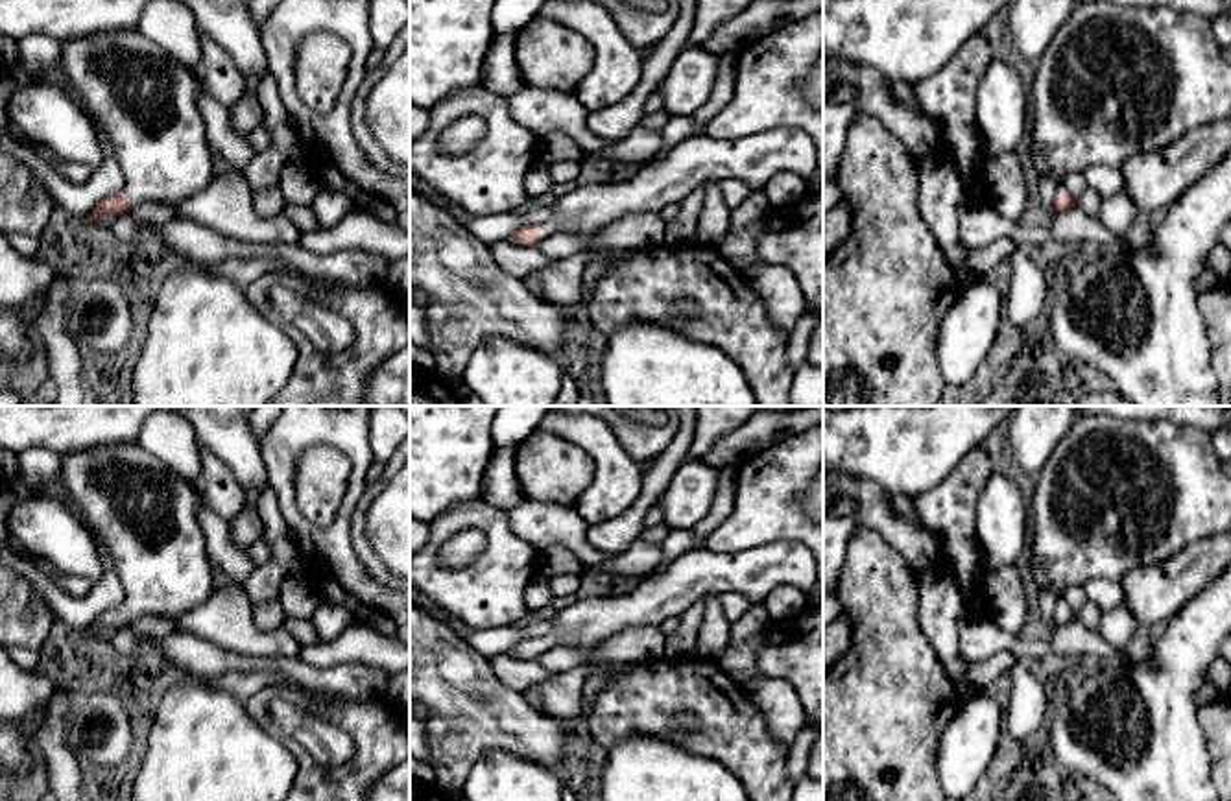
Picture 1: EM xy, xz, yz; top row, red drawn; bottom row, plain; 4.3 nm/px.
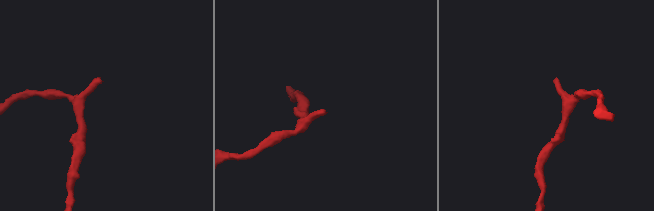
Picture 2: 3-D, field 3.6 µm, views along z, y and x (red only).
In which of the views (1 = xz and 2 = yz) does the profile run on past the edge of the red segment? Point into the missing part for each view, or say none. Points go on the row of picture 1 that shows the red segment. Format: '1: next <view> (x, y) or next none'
1: next xz (700, 159)
2: next yz (1115, 82)

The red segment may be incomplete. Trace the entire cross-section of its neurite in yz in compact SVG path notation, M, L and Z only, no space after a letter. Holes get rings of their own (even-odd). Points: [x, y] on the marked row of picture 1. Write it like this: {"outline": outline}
{"outline": "M1076 4L1035 65L1034 164L1059 179L1054 212L1076 205L1063 179L1093 164L1118 168L1126 159L1161 149L1189 131L1231 118L1231 65L1211 20L1166 6Z"}

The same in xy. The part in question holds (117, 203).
{"outline": "M140 30L61 42L59 66L105 131L125 186L87 216L118 218L142 201L179 203L214 179L214 153L197 109L199 83Z"}

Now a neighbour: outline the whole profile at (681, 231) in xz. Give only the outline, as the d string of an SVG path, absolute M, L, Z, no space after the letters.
M705 185L694 188L681 203L677 216L666 225L661 242L663 251L677 251L696 245L698 220L703 210Z

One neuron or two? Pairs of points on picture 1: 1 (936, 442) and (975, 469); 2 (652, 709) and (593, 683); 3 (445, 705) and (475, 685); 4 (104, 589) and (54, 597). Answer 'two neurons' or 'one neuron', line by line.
1: two neurons
2: two neurons
3: one neuron
4: one neuron

